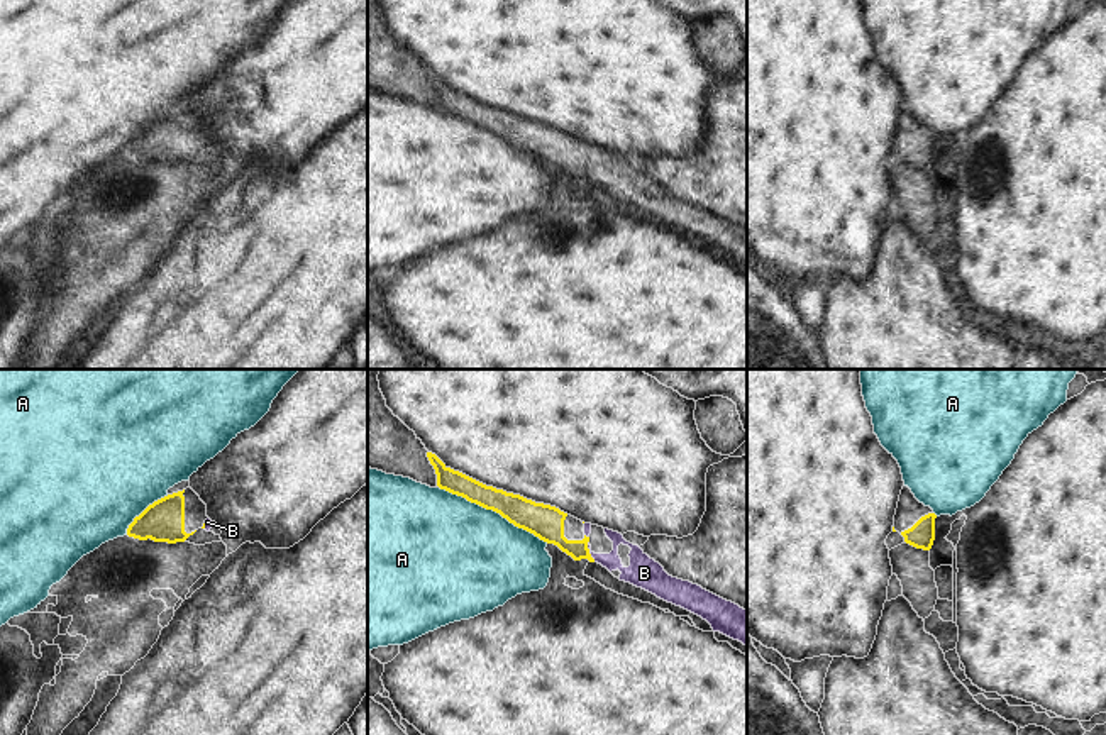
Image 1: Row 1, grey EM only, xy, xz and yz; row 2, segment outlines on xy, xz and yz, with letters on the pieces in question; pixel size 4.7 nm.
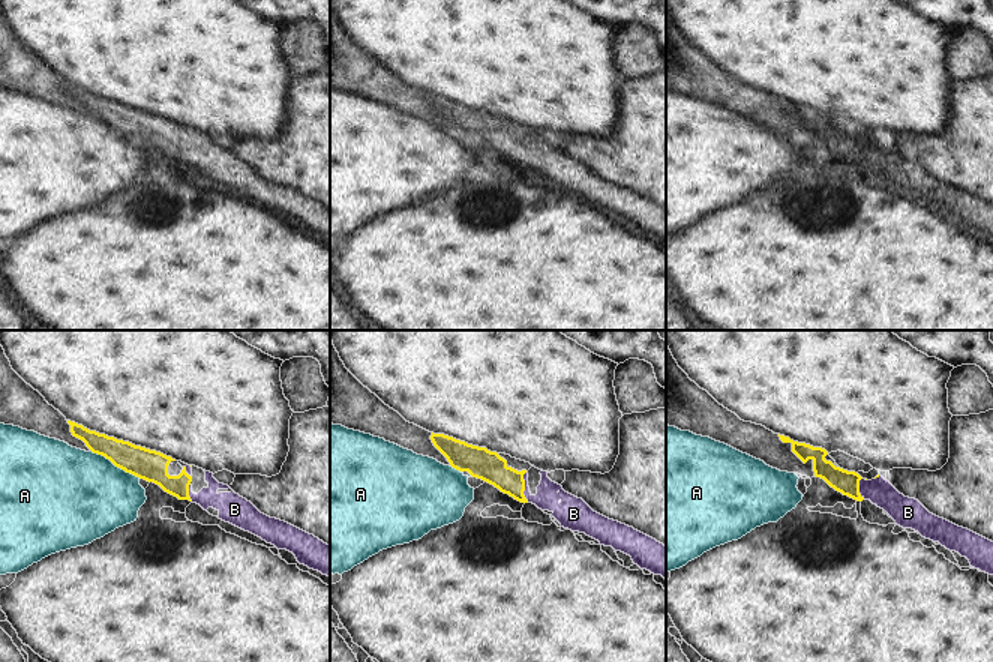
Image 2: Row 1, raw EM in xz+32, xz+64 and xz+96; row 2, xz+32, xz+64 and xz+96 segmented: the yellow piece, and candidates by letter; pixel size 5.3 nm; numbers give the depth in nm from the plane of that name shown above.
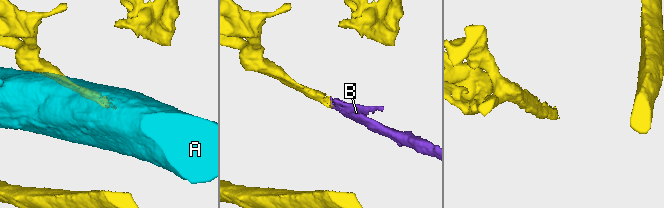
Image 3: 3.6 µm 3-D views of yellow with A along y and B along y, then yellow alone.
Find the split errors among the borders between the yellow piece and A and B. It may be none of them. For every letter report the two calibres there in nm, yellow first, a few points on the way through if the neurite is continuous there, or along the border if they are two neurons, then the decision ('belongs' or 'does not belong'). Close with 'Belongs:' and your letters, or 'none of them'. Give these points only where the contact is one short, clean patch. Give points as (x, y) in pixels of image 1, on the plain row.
A: 160 nm thick on the yellow side, 480 nm on the other; does not belong
B: 160 nm thick on the yellow side, 100 nm on the other; runs through xz (546, 143), (566, 166), (588, 171), (627, 193), (635, 193); belongs
Belongs: B

